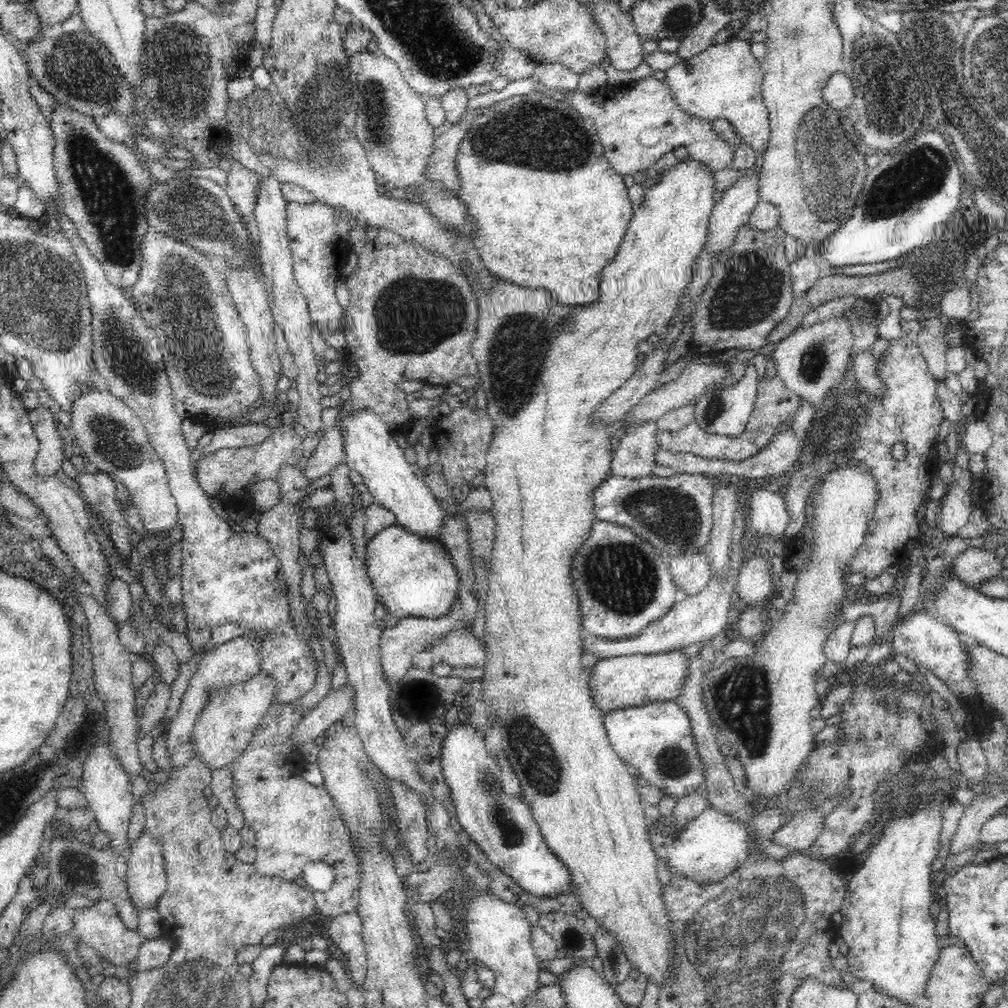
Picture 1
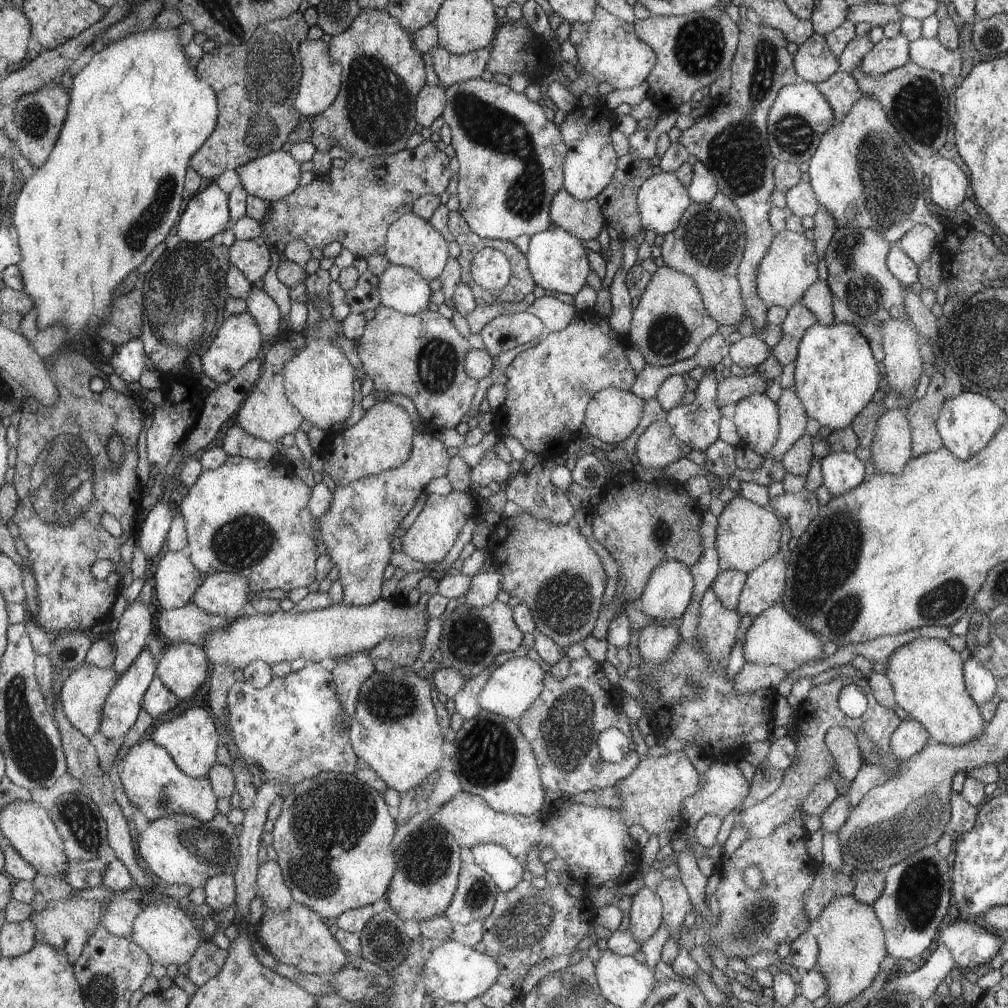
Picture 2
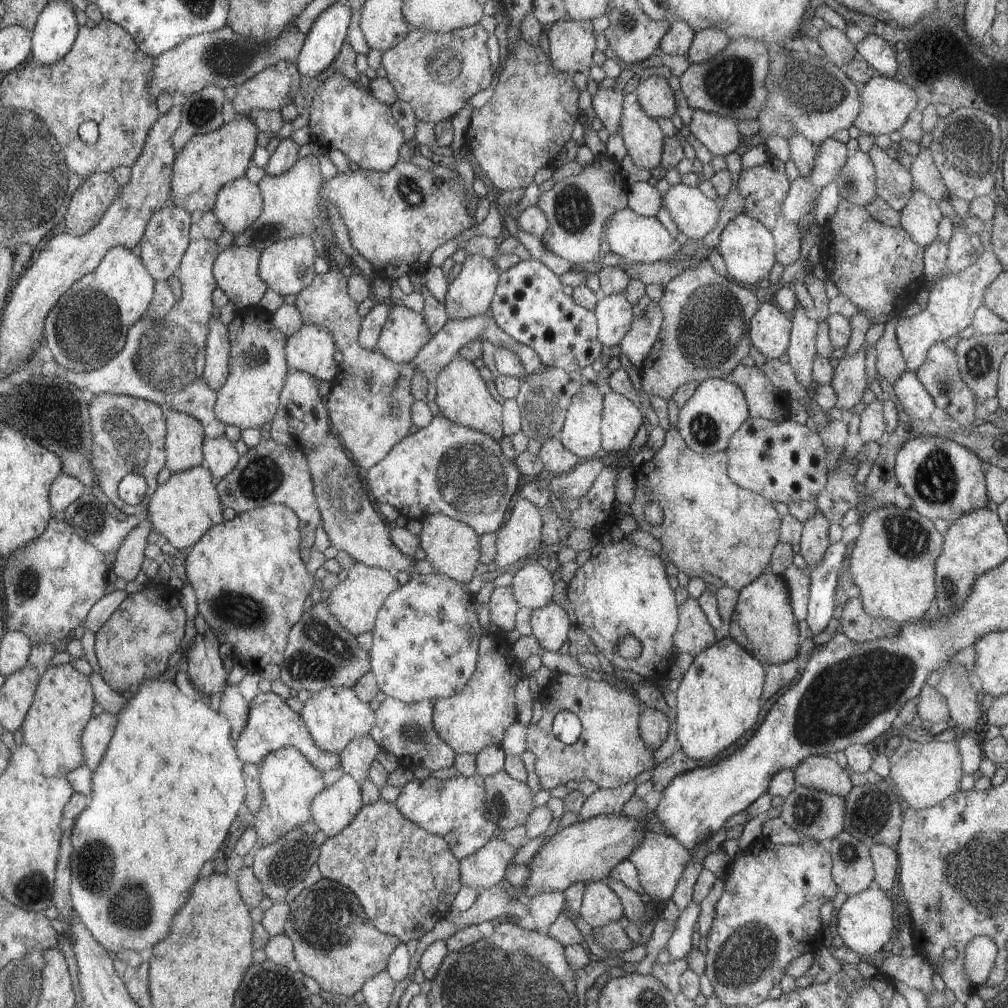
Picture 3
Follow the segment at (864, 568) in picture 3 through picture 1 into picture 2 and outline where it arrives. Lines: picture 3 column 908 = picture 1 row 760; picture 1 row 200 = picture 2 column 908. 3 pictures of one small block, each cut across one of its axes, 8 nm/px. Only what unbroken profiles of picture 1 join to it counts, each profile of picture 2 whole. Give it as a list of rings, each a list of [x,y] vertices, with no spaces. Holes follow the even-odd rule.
[[[921,637],[896,649],[888,659],[886,677],[892,684],[896,705],[920,722],[936,742],[964,746],[980,740],[986,720],[981,707],[968,694],[961,654],[944,640]]]

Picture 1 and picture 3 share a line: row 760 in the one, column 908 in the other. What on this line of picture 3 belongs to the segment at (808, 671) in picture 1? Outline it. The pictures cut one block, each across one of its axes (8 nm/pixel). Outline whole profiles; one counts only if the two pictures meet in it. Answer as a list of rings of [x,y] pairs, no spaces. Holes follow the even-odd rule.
[[[956,739],[953,741],[931,741],[919,743],[904,741],[894,750],[889,760],[889,775],[898,795],[908,806],[915,809],[933,807],[946,800],[960,789],[960,779],[965,774],[961,767],[961,756]]]

